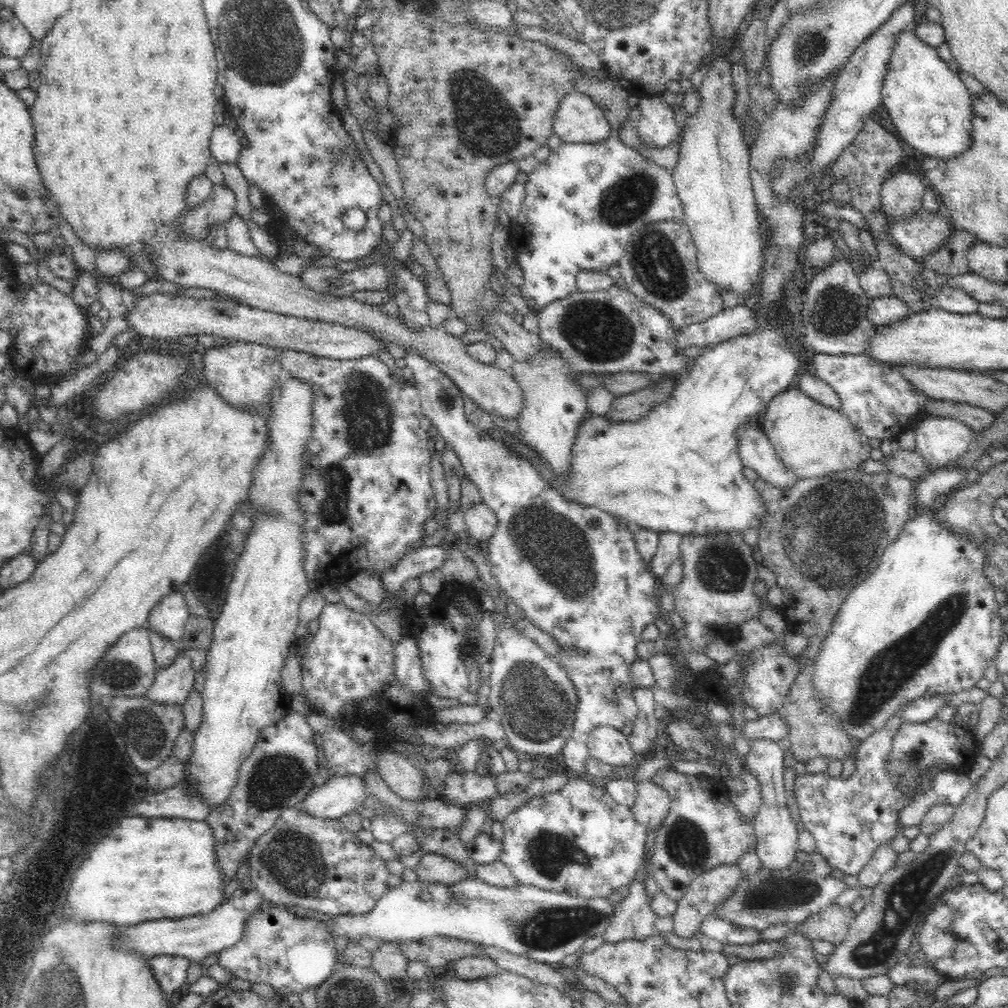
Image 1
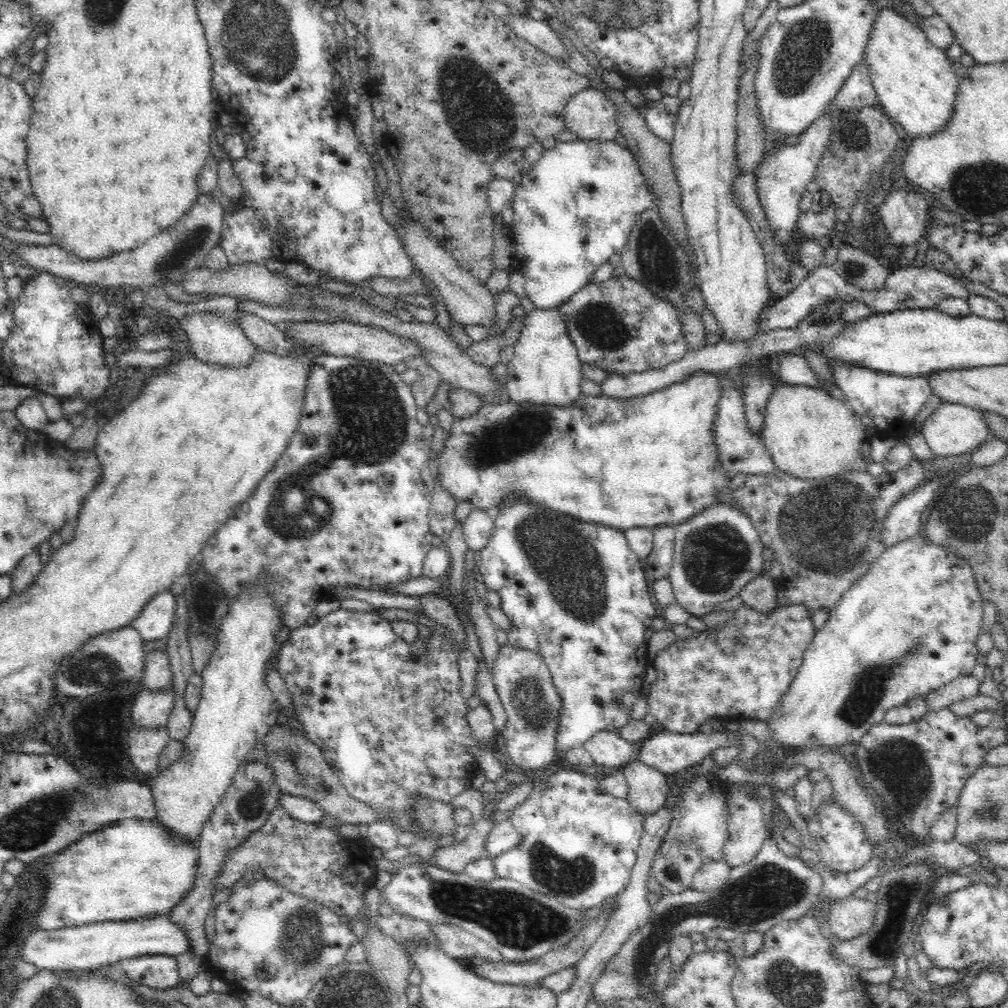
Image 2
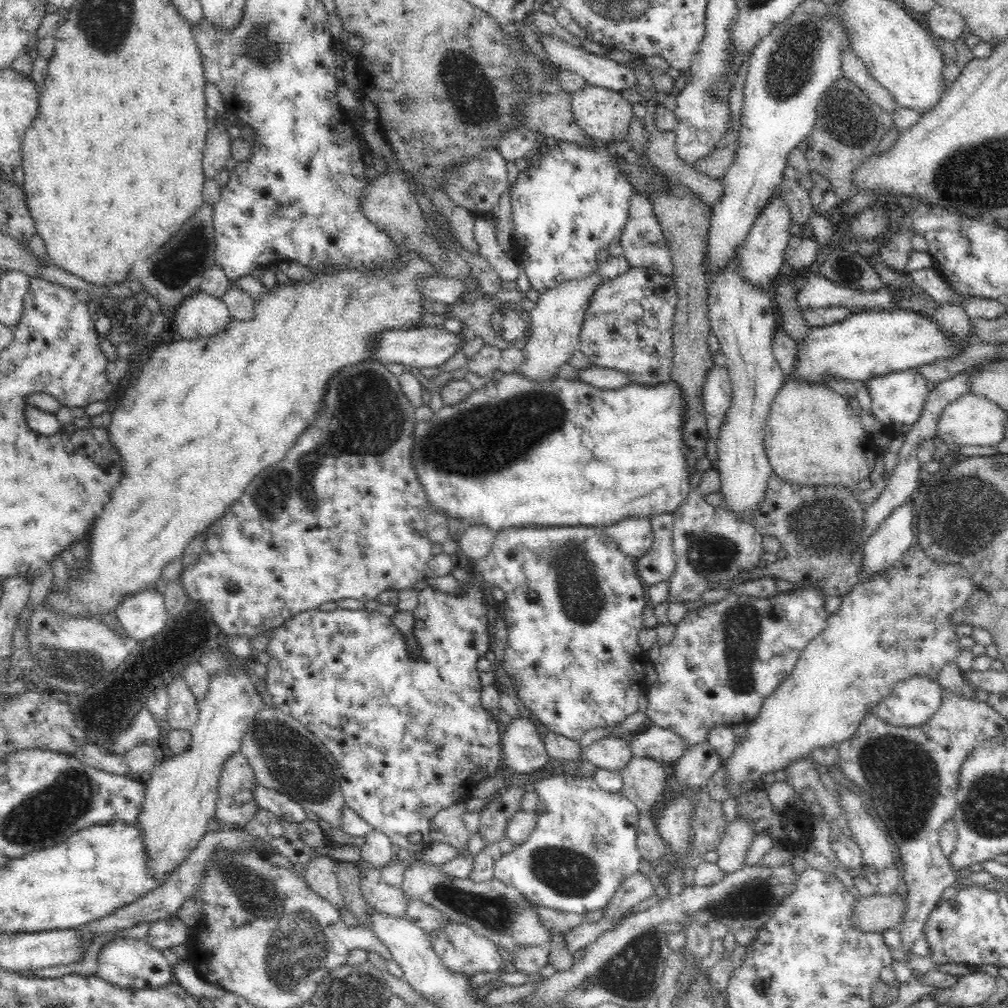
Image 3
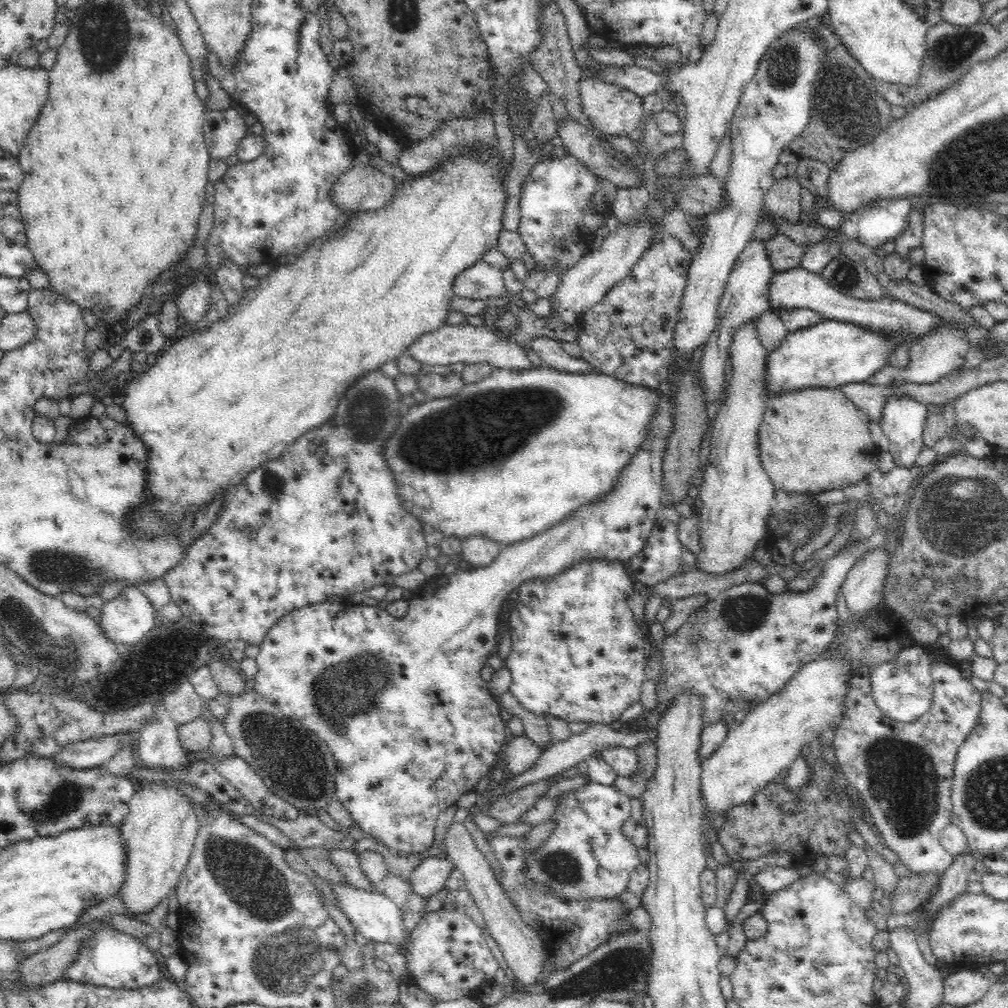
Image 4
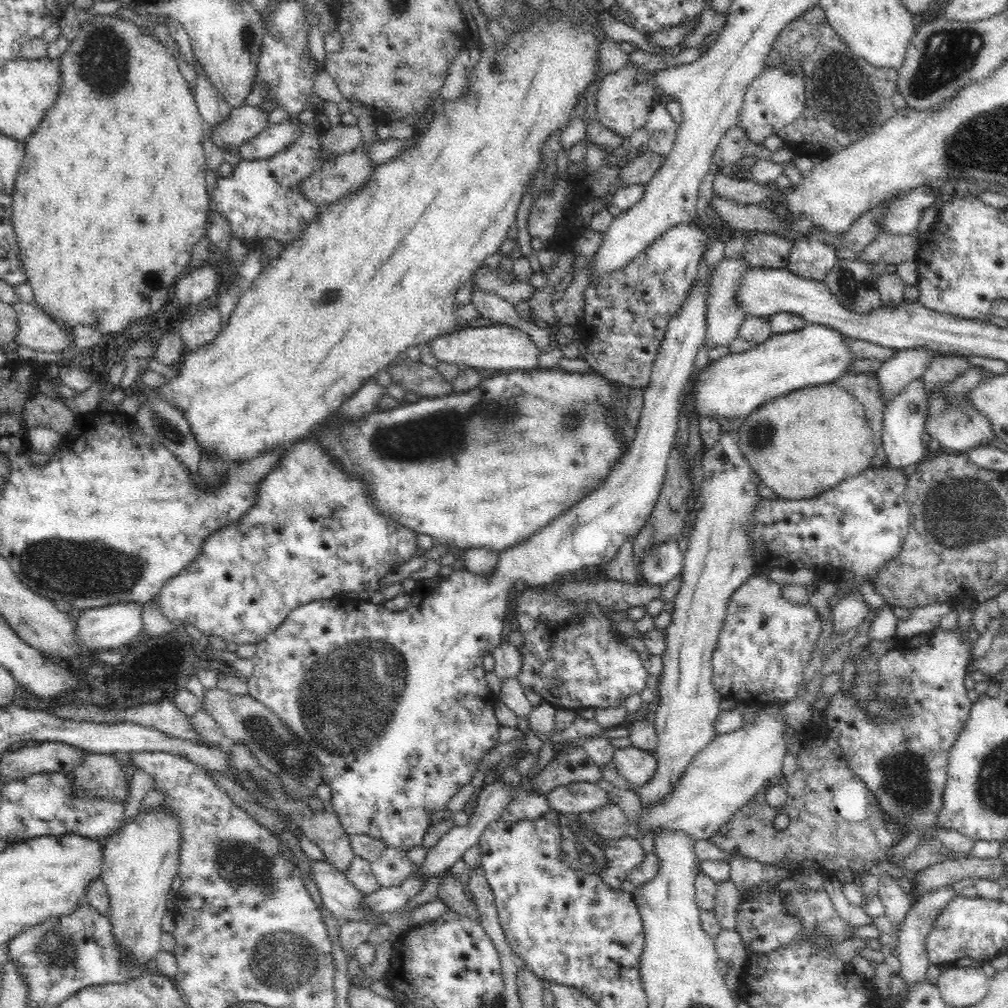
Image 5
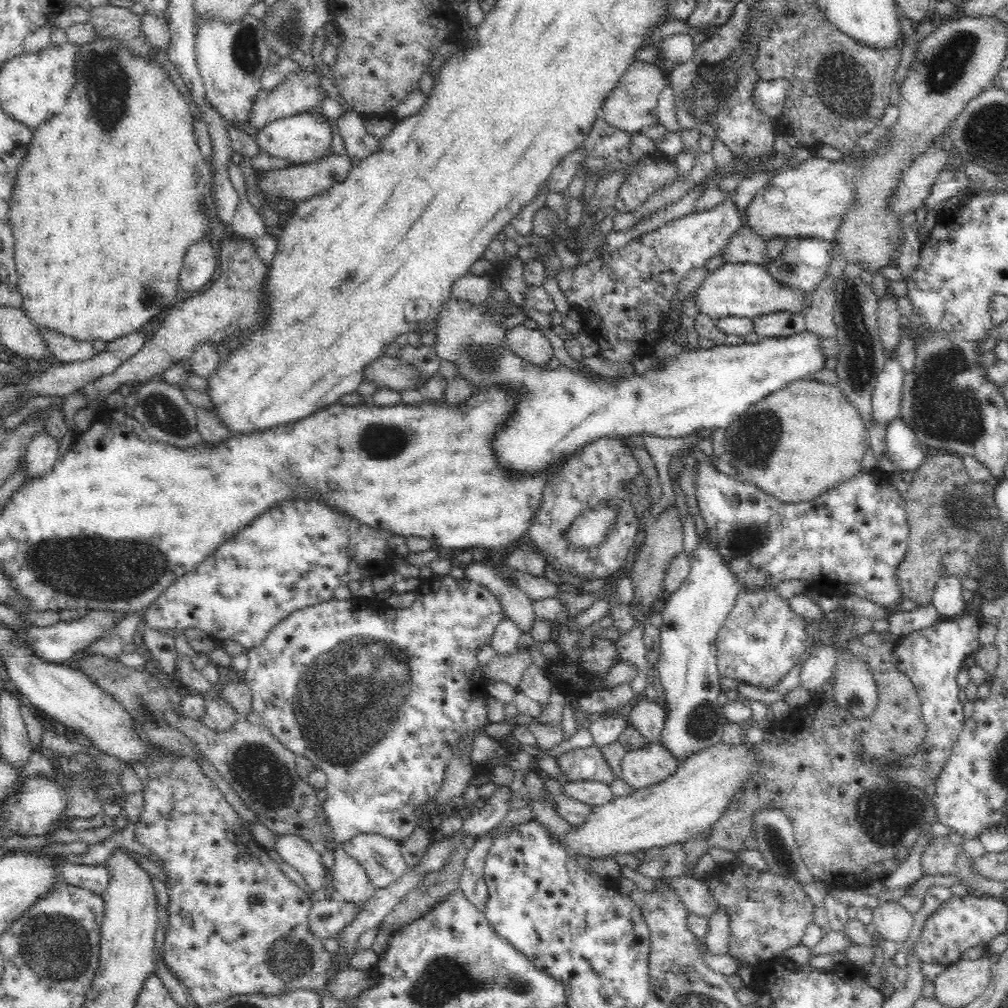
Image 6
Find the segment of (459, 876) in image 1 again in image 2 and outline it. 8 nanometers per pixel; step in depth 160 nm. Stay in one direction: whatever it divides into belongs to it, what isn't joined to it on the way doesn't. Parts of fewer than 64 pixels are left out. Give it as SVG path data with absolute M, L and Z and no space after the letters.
M490 812L486 814L476 824L464 840L446 847L438 847L434 850L428 864L438 866L452 873L462 873L463 868L470 862L474 862L481 857L487 857L484 840L492 830L492 822L489 819Z

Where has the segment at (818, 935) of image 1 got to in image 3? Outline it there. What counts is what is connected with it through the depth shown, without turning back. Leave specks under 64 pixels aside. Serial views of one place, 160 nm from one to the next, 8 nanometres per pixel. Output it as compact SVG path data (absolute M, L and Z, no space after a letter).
M897 893L855 898L850 923L860 931L885 931L899 926L904 902Z

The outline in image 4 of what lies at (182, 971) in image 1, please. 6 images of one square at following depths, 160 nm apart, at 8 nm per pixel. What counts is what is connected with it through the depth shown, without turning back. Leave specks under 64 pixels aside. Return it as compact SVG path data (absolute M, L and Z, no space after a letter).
M104 927L83 944L76 960L65 970L63 978L94 986L132 990L156 984L162 980L162 970L152 950L136 937L114 927Z

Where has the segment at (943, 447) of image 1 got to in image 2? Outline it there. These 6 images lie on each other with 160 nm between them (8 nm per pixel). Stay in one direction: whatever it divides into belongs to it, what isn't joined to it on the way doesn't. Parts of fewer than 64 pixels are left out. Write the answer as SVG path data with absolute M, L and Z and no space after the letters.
M942 403L922 425L924 438L933 452L934 456L946 457L964 454L980 446L990 435L990 430L986 427L980 410L954 403Z

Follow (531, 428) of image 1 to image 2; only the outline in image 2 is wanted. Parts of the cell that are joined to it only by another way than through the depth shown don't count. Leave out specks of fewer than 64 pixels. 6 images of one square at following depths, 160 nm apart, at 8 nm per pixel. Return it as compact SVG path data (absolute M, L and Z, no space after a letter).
M558 307L534 309L524 316L524 328L517 338L514 356L507 362L505 388L516 405L554 405L569 407L582 395L580 383L584 379L582 363L576 347L568 337L566 325Z

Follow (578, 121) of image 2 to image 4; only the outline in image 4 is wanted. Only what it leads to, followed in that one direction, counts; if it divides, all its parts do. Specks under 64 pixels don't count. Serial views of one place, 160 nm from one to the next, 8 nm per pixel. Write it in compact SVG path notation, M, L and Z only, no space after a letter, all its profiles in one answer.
M591 77L578 82L578 93L582 113L588 117L591 126L605 136L631 137L643 123L643 98L624 87L604 83Z

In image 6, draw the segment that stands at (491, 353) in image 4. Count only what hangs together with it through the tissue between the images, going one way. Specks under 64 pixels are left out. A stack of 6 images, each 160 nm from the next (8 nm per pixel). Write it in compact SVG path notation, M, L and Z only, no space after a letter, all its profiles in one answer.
M516 325L506 330L504 345L510 347L514 355L518 355L526 363L543 365L554 357L550 342L538 329L528 329L524 325Z

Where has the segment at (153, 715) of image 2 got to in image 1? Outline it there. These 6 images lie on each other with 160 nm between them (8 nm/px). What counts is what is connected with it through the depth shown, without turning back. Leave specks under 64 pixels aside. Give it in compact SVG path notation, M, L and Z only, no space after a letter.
M181 644L179 647L181 650L174 662L157 670L153 685L145 694L150 700L160 704L182 704L191 693L196 669L187 655L188 650Z

